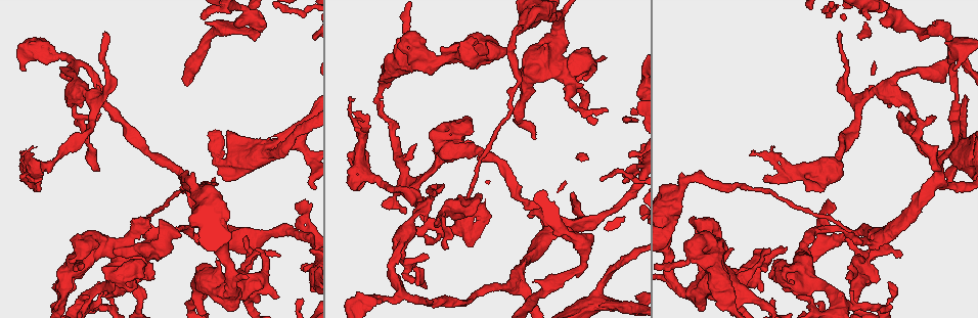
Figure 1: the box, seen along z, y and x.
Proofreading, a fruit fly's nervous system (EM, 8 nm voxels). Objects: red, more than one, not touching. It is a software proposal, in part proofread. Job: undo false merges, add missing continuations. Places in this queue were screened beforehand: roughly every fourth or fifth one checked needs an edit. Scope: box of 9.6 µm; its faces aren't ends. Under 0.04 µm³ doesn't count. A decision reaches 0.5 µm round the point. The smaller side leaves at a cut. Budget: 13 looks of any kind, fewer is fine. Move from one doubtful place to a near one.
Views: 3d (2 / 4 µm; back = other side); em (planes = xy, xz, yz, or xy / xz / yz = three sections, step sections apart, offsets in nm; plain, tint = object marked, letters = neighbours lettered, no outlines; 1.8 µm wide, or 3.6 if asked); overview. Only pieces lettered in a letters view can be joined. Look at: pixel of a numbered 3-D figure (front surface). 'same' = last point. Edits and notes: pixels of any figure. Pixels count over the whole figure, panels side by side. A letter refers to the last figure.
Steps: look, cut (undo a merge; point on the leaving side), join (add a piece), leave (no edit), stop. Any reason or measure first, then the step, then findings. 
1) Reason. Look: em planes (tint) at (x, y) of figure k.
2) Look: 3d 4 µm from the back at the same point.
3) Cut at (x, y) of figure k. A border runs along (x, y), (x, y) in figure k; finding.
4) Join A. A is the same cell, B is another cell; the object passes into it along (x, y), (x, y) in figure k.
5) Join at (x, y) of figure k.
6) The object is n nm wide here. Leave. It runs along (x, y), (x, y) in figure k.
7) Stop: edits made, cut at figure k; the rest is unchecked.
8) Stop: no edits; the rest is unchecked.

Sharp bend. Look: em yz step 4 (letters) at (240, 32) of figure 1.

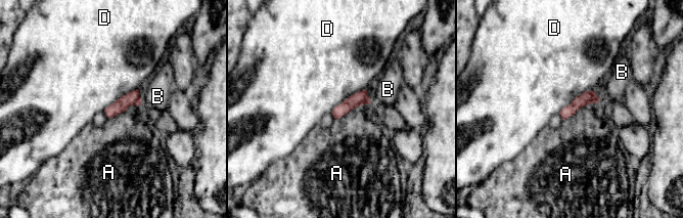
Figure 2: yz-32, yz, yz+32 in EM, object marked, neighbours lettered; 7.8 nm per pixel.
The object is 100 nm wide here. Leave. A, B and D are other cells; it runs along (364, 92), (335, 115) in figure 2; one neuron here.

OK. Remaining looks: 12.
End of a long branch. Look: 3d 4 µm at (468, 196) of figure 1.

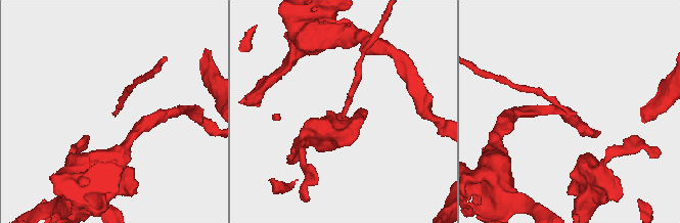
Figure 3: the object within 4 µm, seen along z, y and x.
Look: em xy step 16 (tint) at (113, 113) of figure 3.

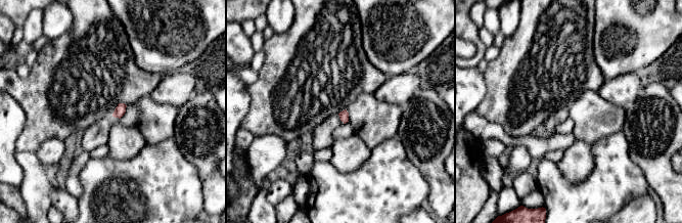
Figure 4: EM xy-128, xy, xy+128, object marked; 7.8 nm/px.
Cut it another way. Look: em yz step 8 (letters) at the same point.

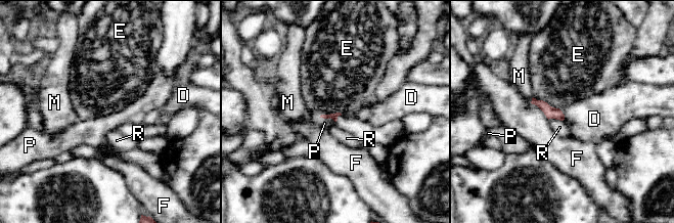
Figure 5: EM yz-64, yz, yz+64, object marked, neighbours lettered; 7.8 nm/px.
Leave. D, E, F, M, P and R are other cells; it runs along (534, 101), (562, 117) in figure 5; none of them fits.

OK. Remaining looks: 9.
Narrows sharply. Look: 3d 2 µm at (879, 241) of figure 1.

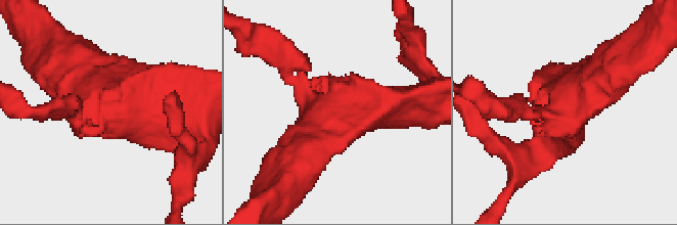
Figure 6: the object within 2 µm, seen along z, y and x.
3 arms meet here; the arms are 190, 340, 380 nm wide. Look: em 3.6 µm planes (letters) at (99, 110) of figure 6.

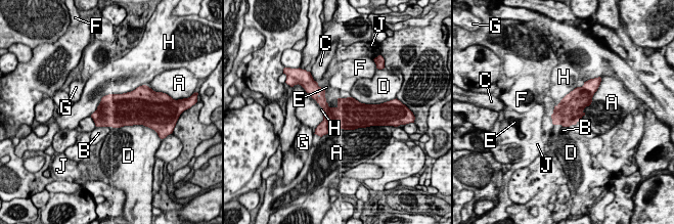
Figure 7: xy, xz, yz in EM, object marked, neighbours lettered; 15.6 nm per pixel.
Leave. A, B, C, D, E, F, G, H and J are other cells; a border runs along (135, 88), (105, 94), (90, 115) in figure 7; all the same neuron.

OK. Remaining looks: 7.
An open end. Look: 3d 2 µm from the back at (301, 270) of figure 1.

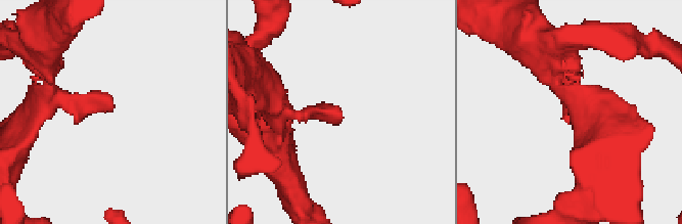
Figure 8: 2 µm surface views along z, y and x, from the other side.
Now the EM. Look: em planes (tint) at (107, 112) of figure 8.

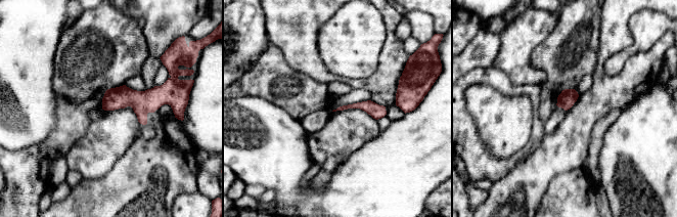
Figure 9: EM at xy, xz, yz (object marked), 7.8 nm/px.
Look: em planes (letters) at the same point.

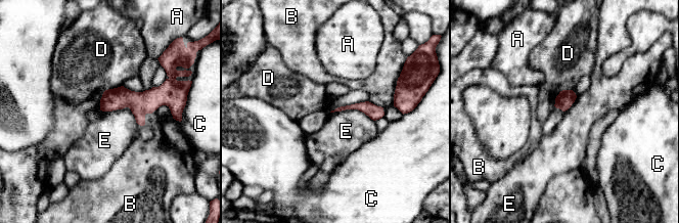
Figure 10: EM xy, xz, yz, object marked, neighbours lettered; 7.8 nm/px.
Leave. A, B, C, D and E are other cells; it runs along (167, 99), (111, 99), (102, 107) in figure 10; none of them fits.

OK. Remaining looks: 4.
Branch point. Look: em 3.6 µm planes (letters) at (151, 246) of figure 1.

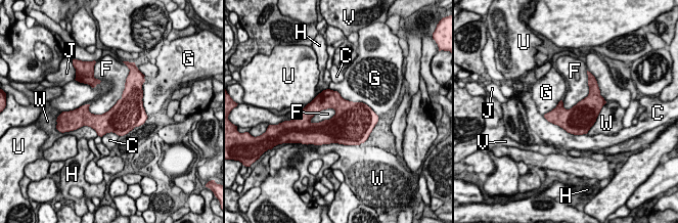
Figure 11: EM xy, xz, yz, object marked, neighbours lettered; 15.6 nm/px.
Leave. C, F, G, H, J, U, V and W are other cells; a border runs along (335, 110), (328, 119), (310, 122) in figure 11; one neuron here.

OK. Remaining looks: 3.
Stop: no edits; the rest is unchecked.

